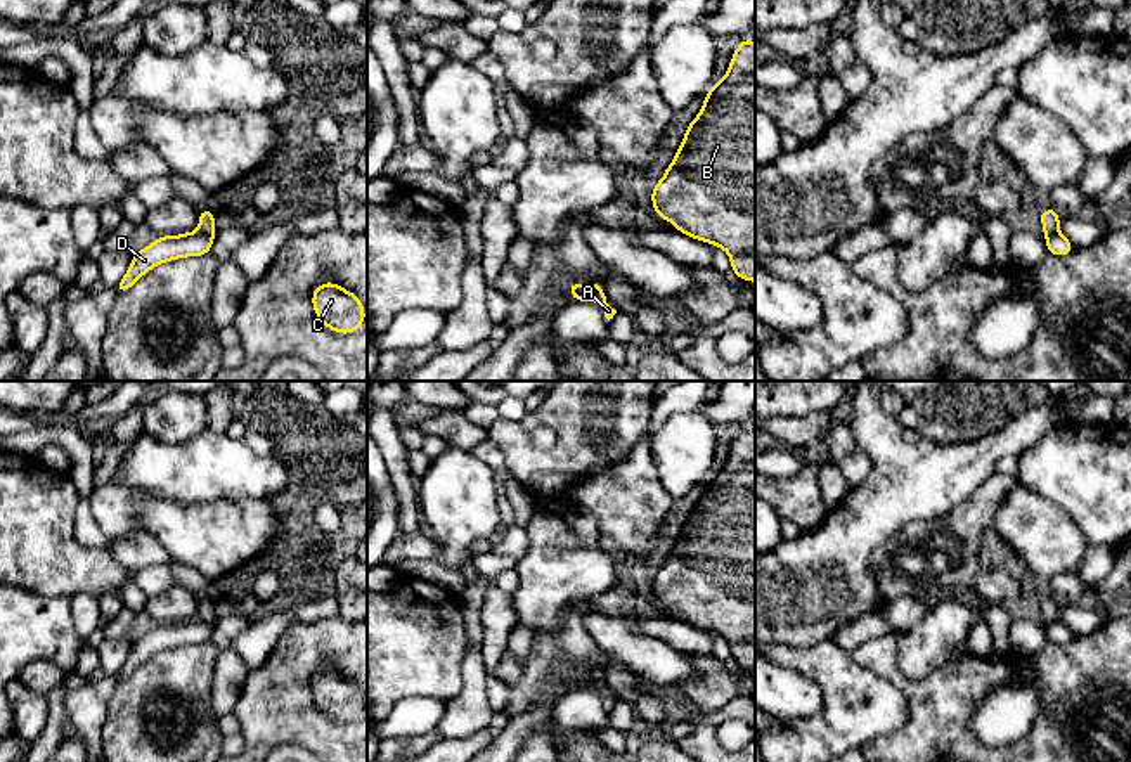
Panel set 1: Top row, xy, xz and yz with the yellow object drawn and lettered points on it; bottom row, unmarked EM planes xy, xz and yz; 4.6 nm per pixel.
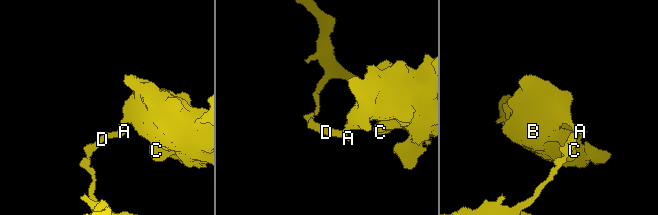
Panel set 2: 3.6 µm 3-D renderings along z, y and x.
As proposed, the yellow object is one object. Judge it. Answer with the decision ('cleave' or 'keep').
cleave

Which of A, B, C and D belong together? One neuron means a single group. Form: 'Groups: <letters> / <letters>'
Groups: A D / B C

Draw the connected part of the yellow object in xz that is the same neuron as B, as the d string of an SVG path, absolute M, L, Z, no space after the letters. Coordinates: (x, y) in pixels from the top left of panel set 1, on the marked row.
M743 38L733 52L724 78L703 97L698 116L686 126L686 135L674 161L651 189L656 215L693 239L722 248L731 258L731 270L741 281L755 282L755 43Z

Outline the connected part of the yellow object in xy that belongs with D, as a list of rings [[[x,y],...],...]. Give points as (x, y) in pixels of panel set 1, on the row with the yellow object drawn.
[[[199,230],[180,236],[159,236],[158,241],[133,253],[126,274],[114,289],[118,294],[126,293],[144,274],[165,262],[210,255],[213,241],[215,234],[203,234]]]

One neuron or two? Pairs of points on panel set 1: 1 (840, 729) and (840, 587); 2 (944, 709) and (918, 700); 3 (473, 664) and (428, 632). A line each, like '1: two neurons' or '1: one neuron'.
1: two neurons
2: one neuron
3: two neurons

